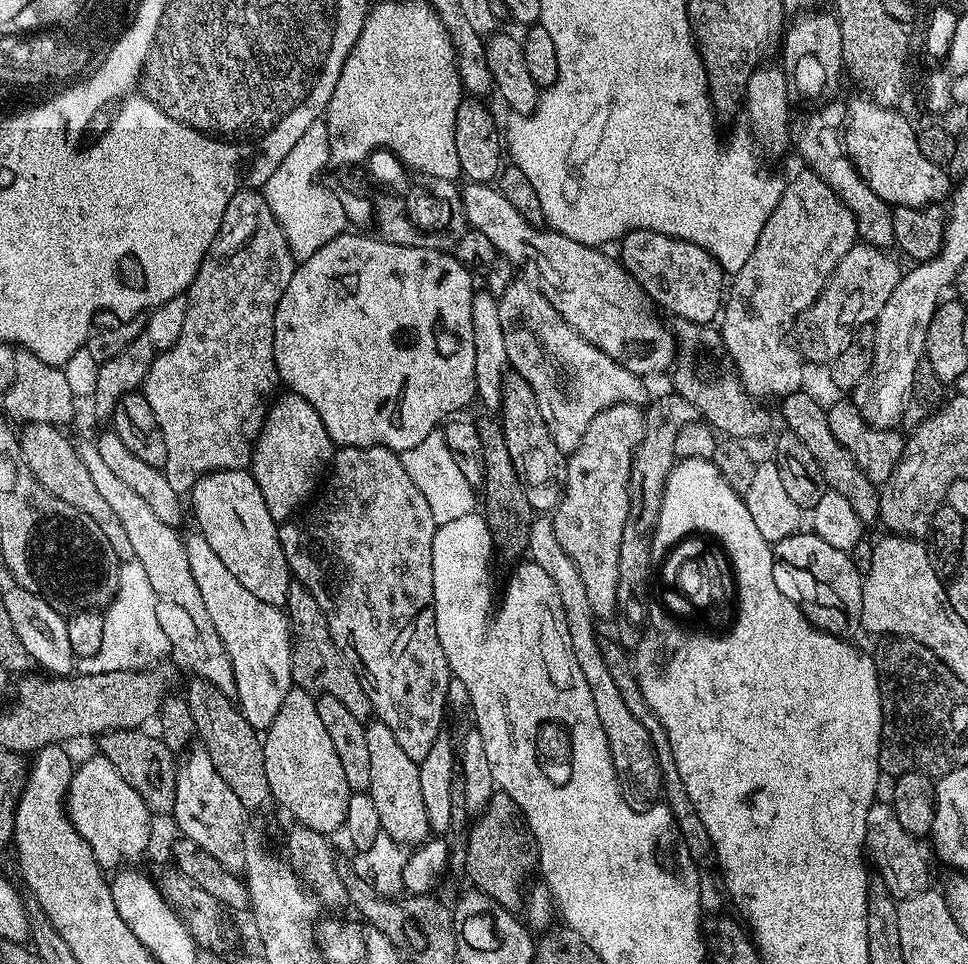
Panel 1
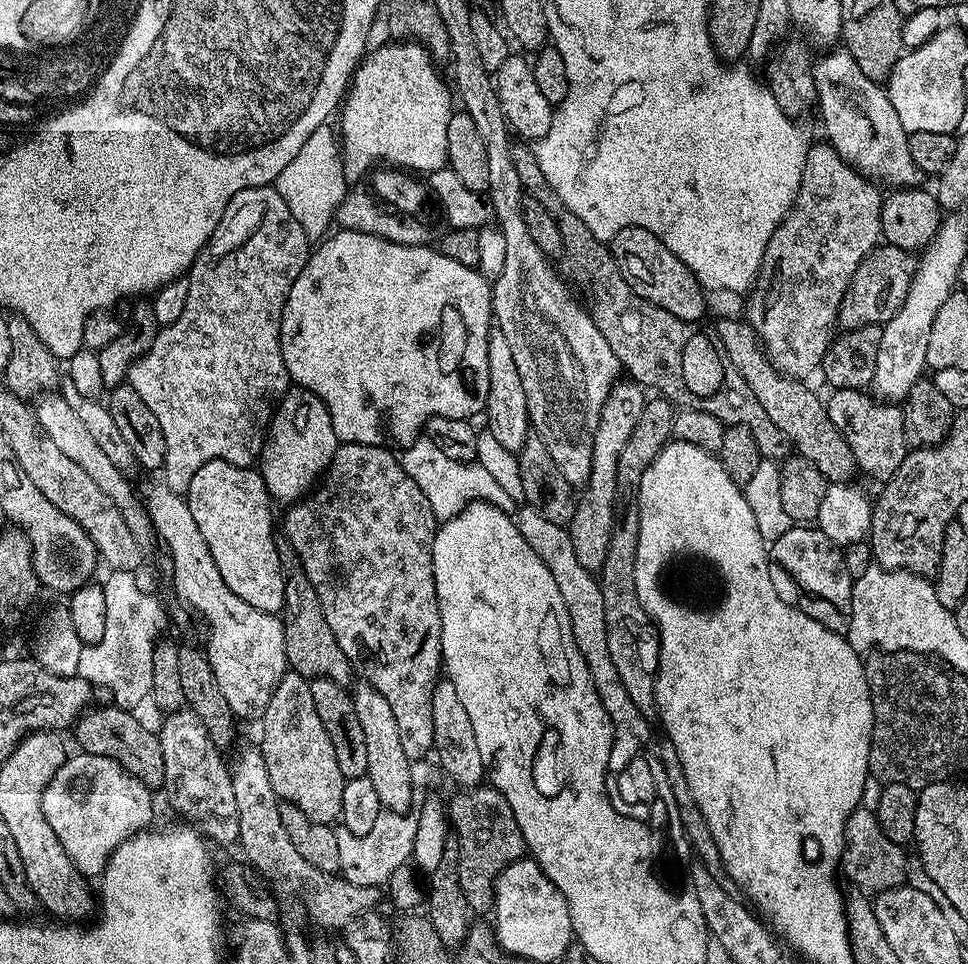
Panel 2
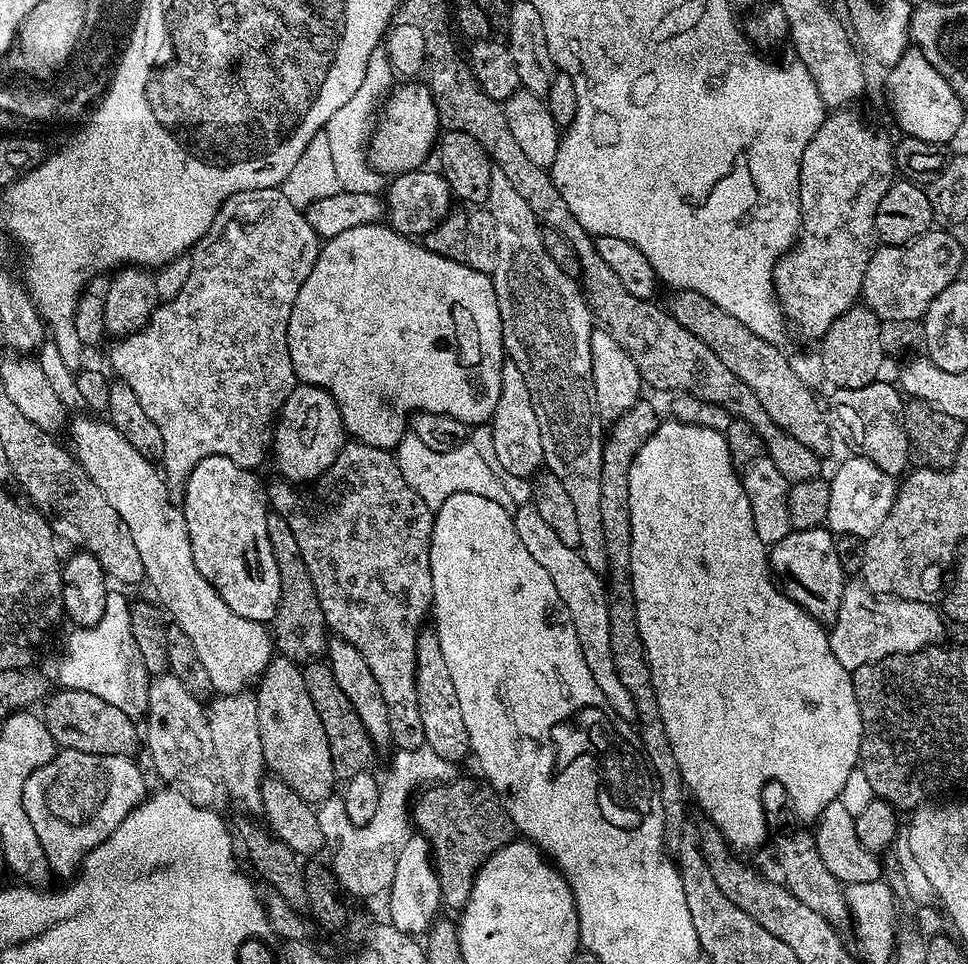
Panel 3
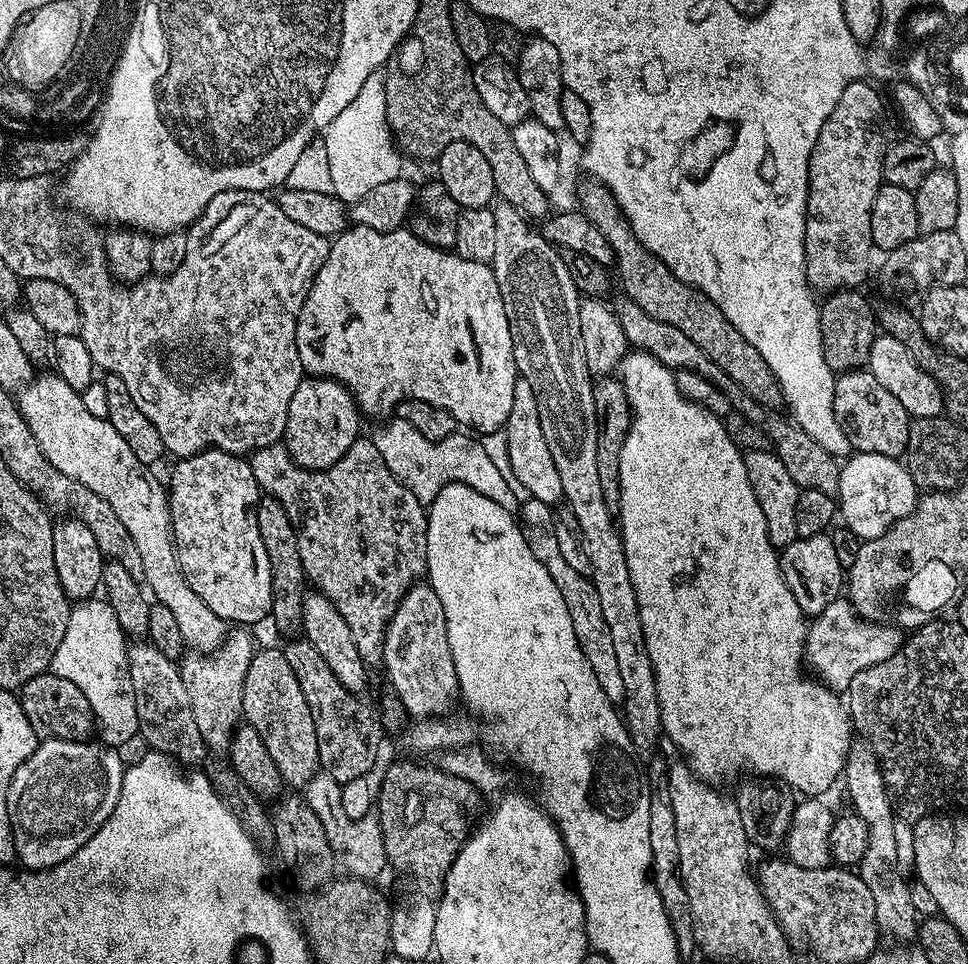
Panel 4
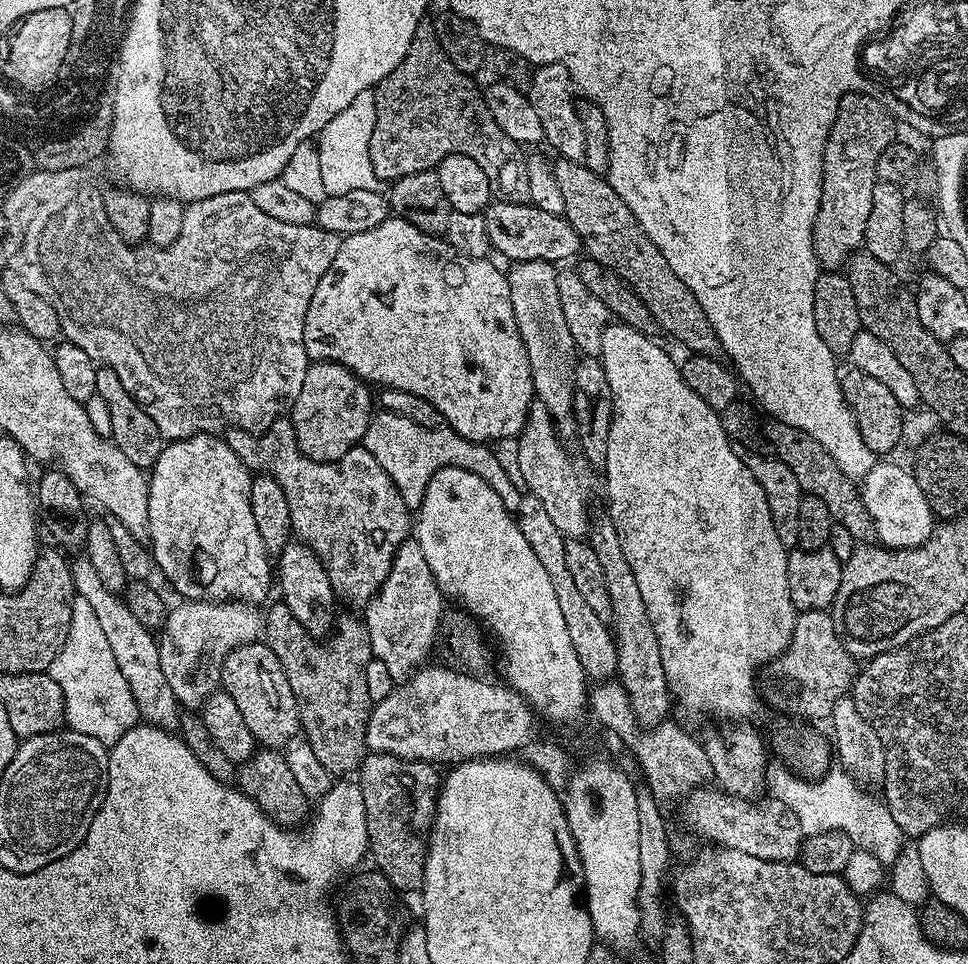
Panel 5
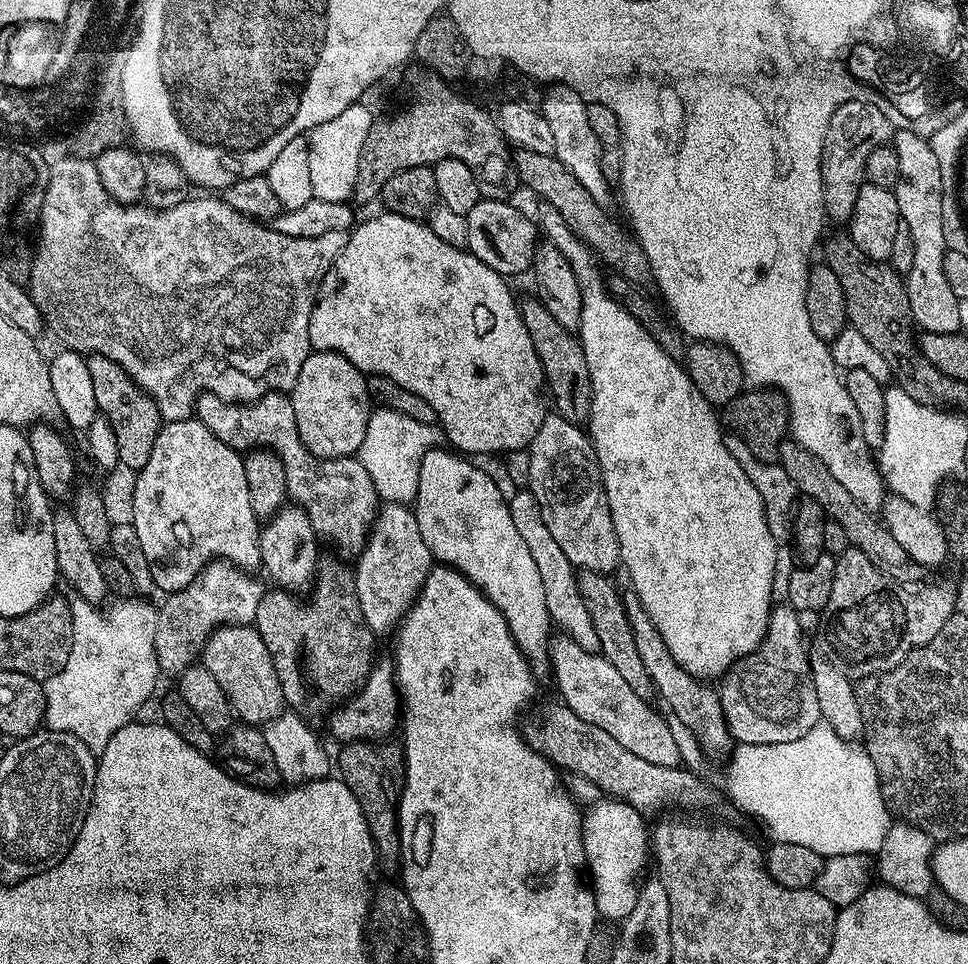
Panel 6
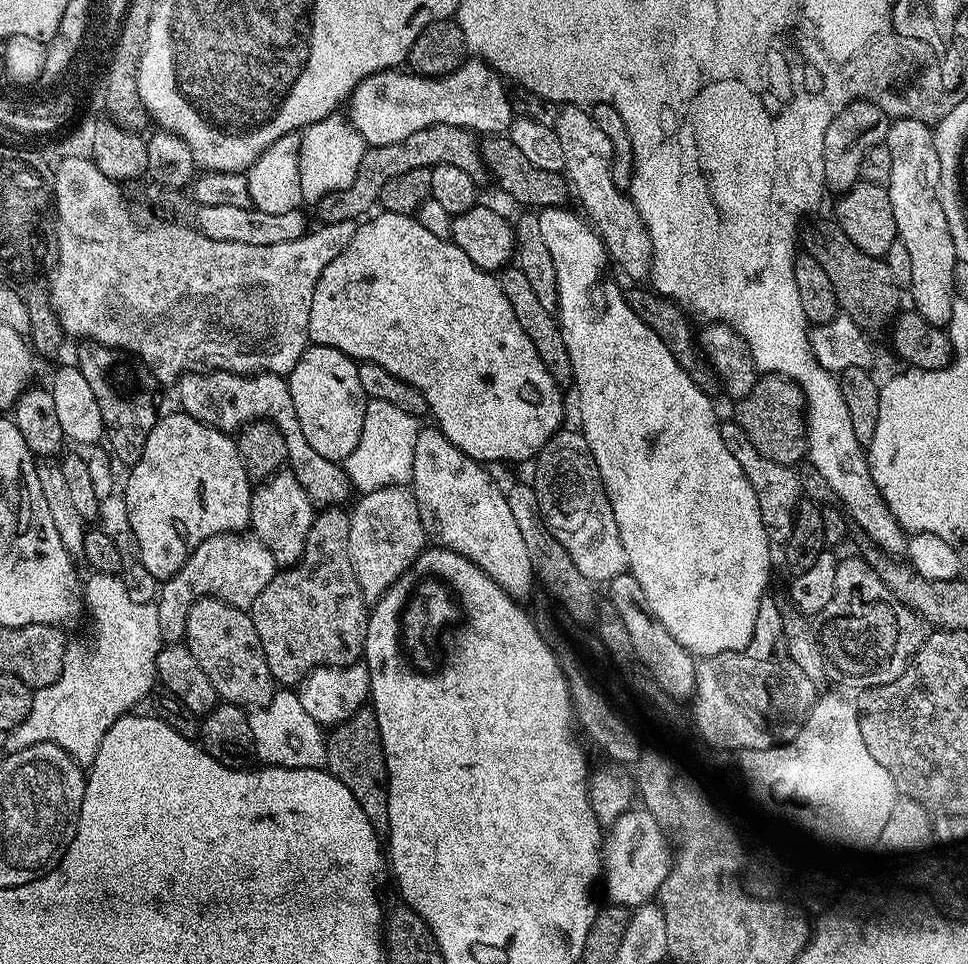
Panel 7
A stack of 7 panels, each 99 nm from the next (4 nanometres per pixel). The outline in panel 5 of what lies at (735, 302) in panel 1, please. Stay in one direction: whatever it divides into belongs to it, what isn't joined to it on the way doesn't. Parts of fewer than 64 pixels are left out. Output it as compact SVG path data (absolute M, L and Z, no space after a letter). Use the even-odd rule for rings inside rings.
M851 92L840 99L824 147L822 198L812 231L816 258L825 269L843 269L848 257L863 245L866 218L870 218L870 202L874 202L874 186L878 183L878 154L897 139L895 127L894 118L874 97Z

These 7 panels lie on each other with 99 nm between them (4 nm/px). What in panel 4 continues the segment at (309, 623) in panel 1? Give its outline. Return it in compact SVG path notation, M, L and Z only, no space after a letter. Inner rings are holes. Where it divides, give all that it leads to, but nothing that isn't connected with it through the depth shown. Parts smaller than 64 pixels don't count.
M261 495L259 502L256 504L256 517L258 518L258 534L262 534L262 546L266 546L266 558L270 558L270 582L272 583L271 623L276 623L276 628L280 632L292 632L288 634L299 633L303 625L302 602L306 595L306 577L302 566L302 558L298 558L296 531L286 514L286 510L282 510L282 502L278 502L278 498L273 496Z

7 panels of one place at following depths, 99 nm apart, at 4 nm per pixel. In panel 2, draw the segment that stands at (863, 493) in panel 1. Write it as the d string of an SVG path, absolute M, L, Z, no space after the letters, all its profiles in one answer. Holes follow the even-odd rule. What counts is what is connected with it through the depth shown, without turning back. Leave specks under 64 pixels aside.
M747 319L718 321L716 336L720 339L719 347L726 350L726 358L730 358L734 370L742 374L746 386L750 386L754 398L758 398L758 403L762 405L762 410L766 410L770 422L774 422L774 426L782 430L798 455L806 458L806 462L818 466L829 484L849 483L855 477L852 475L857 475L858 472L856 459L850 446L846 446L846 438L842 438L834 422L830 422L827 403L823 399L819 400L804 385L807 383L803 379L786 376L772 365L772 359L768 357L759 336Z

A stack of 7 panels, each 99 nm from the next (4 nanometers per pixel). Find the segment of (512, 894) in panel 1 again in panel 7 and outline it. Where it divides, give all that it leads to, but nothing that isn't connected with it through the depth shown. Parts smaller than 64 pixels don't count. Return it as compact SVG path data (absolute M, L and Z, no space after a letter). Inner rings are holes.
M365 706L355 712L343 724L337 724L327 733L324 745L324 762L327 771L347 786L350 794L358 798L358 806L366 810L366 818L375 821L376 813L376 780L383 781L384 749L380 746L380 733L376 731L376 716L371 707Z

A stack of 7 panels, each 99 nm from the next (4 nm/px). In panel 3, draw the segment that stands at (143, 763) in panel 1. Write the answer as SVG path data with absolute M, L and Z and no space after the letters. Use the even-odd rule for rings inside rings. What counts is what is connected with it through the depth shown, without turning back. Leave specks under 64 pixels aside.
M61 687L59 691L53 691L42 704L46 730L50 730L50 738L56 740L57 749L69 748L82 754L115 756L133 751L131 748L136 740L138 744L138 728L136 732L132 725L135 724L133 717L122 714L122 710L118 710L118 706L110 706L110 702L102 702L102 698L94 698L94 694L86 694L86 690Z

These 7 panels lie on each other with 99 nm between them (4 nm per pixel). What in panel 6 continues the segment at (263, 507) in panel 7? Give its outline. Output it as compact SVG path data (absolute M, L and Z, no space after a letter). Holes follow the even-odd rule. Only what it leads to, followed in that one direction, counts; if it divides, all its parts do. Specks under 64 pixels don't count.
M285 506L273 516L267 517L260 530L260 563L263 571L272 575L277 589L293 594L304 594L313 587L321 545L310 518L299 506Z

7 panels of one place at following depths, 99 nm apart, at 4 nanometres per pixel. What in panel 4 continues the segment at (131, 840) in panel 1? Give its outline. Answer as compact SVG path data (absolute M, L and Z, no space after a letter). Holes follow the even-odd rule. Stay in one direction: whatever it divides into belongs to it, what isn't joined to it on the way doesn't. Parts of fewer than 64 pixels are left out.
M44 738L37 743L34 754L18 766L8 787L8 809L16 860L25 869L53 868L58 862L66 862L114 814L126 764L120 761L115 747L92 743Z

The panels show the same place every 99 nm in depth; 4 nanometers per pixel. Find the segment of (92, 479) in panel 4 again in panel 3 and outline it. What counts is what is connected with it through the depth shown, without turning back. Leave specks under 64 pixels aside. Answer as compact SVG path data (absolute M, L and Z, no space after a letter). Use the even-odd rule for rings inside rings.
M88 414L77 415L77 420L72 424L72 455L94 482L94 486L98 486L102 494L106 494L106 502L114 506L114 510L118 510L122 522L130 526L134 546L138 546L138 555L142 558L145 581L149 585L152 583L157 596L155 599L170 617L171 623L186 630L190 642L194 642L194 651L198 653L202 666L206 666L206 674L210 674L213 689L220 694L245 691L253 682L259 681L273 658L274 641L269 629L250 618L242 618L242 614L234 614L234 610L230 610L230 606L222 602L218 590L214 590L214 586L210 586L210 582L206 582L206 578L198 574L198 566L194 566L194 554L190 554L190 534L186 530L186 518L181 505L170 498L168 486L157 465L138 454L138 450L134 450L134 446L130 446L130 442L126 442L126 438L122 438L122 434L118 434L118 430L107 419L91 420L86 415Z

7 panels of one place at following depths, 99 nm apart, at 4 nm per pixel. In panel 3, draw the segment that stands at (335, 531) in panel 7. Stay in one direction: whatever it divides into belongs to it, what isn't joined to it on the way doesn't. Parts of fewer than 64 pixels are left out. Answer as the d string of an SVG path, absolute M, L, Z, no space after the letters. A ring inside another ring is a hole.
M309 662L303 665L303 670L306 694L310 694L310 702L314 702L314 710L318 710L318 718L322 721L322 730L326 730L326 742L330 742L330 762L337 781L347 782L354 778L354 774L369 771L373 767L372 739L366 734L366 726L362 726L354 706L350 706L350 698L342 694L331 666L327 662Z

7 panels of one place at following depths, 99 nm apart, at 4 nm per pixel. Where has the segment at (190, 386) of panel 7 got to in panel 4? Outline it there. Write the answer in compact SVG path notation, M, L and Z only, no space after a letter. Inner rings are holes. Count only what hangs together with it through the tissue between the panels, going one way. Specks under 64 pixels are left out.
M371 438L356 439L350 446L350 450L346 450L344 457L338 462L334 462L334 466L323 468L317 472L309 472L306 468L299 468L294 462L294 458L290 458L290 454L282 442L256 449L247 457L247 461L254 474L254 482L258 482L261 493L278 498L278 502L282 502L282 510L286 510L286 514L296 531L298 558L302 558L304 575L310 581L311 587L315 591L321 592L326 598L330 598L330 602L334 602L334 610L338 610L338 614L342 614L346 626L350 626L350 630L354 634L358 654L362 654L364 663L369 666L379 665L384 659L384 632L388 628L394 610L400 605L400 599L407 594L409 588L417 583L428 570L428 563L426 562L428 514L425 505L420 504L418 498L414 498L414 494L410 494L410 490L406 490L406 486L402 486L402 482L398 482L398 478L394 478L394 474L390 474L390 466L386 466L386 462L382 462L382 454L378 454L378 446L374 446Z

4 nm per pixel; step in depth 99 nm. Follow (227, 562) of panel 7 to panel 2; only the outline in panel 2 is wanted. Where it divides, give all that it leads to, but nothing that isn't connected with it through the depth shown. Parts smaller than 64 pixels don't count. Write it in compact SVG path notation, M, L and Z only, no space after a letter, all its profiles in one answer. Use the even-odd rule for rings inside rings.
M255 743L235 749L236 757L230 760L234 802L238 805L239 847L244 847L247 863L269 884L281 901L293 900L320 928L343 930L353 924L359 915L373 911L380 900L381 889L374 884L355 884L339 874L324 872L318 866L306 862L302 854L290 842L286 826L282 826L282 803L270 786L270 774L266 774L266 762Z

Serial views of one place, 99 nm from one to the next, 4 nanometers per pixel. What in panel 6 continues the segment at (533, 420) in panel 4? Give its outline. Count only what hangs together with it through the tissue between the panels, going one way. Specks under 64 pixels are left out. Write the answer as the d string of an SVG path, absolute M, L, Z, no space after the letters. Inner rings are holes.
M559 414L545 415L526 455L527 491L534 494L542 510L542 522L546 522L558 546L562 546L562 554L570 558L572 567L577 570L612 574L620 564L620 547L600 468L596 465L596 451L592 449L587 431Z

